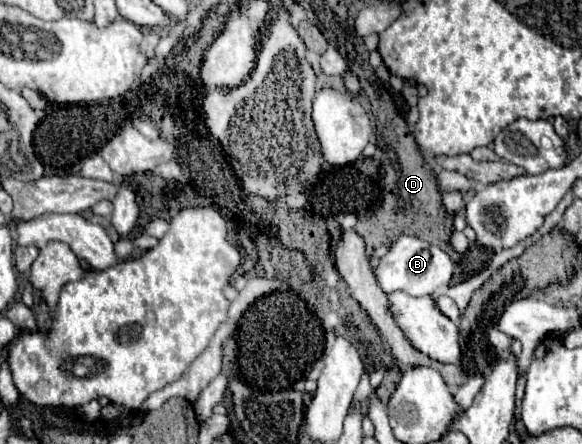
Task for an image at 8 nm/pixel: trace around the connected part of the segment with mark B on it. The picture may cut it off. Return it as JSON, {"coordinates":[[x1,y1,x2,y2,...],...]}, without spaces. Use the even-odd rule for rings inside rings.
{"coordinates":[[404,235,380,259,380,265,376,269,376,279,384,293,406,289,406,293,414,293,414,297,420,297,420,295,436,293,440,285,448,285,452,277,452,269,454,269,454,261,440,247,434,247,414,235,412,237]]}

